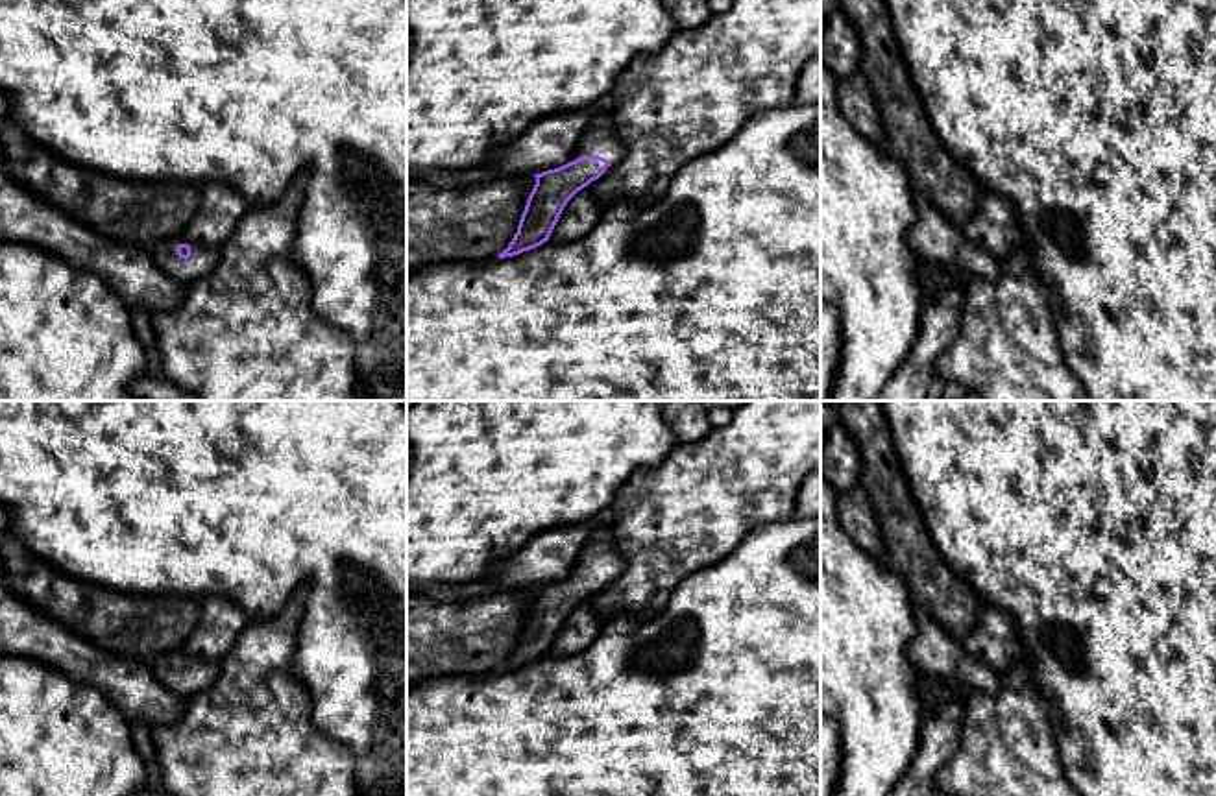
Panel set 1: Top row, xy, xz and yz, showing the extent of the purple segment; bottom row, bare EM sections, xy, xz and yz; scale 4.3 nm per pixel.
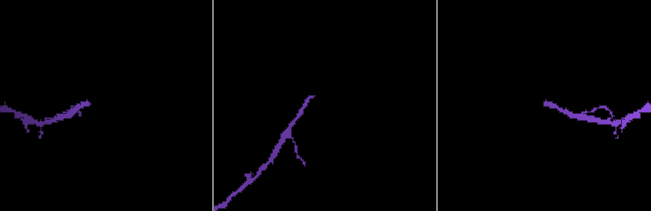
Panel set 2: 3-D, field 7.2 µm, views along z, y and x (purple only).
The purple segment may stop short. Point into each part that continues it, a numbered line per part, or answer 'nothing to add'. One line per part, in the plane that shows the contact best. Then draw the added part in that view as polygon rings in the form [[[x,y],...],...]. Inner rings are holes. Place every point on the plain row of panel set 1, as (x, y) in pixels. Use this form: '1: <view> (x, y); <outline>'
1: xy (202, 675); [[[190,659],[190,670],[181,672],[181,683],[188,694],[201,693],[207,689],[218,676],[218,665]]]

